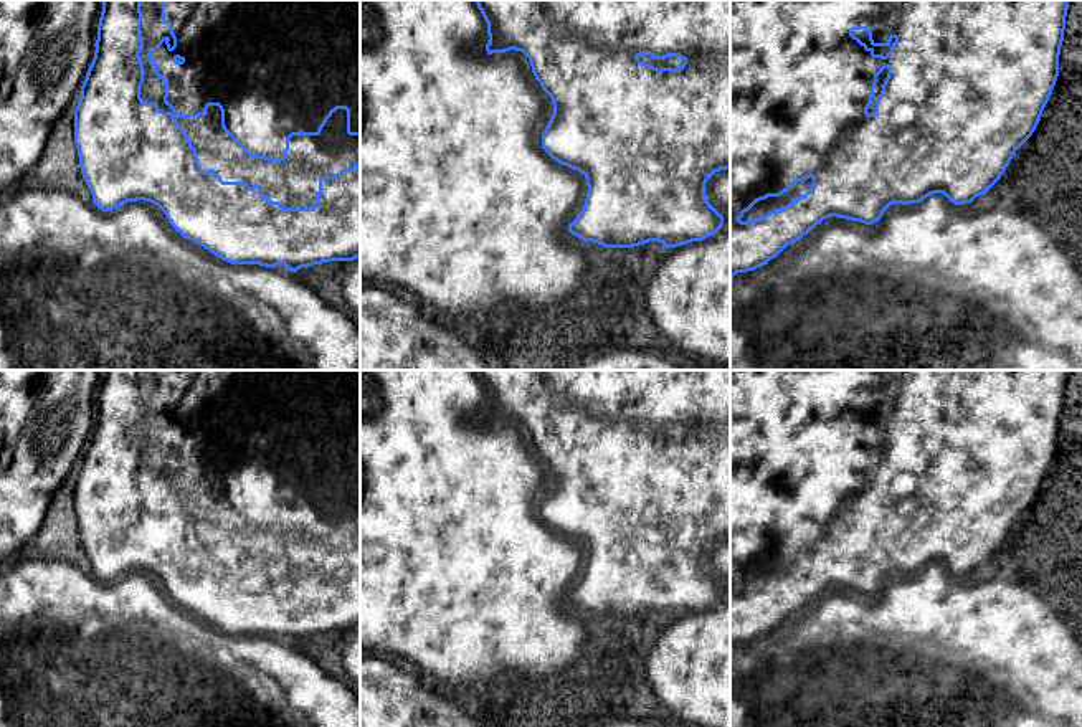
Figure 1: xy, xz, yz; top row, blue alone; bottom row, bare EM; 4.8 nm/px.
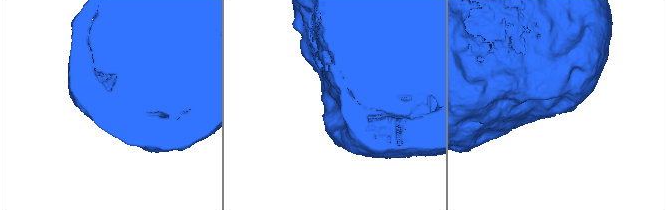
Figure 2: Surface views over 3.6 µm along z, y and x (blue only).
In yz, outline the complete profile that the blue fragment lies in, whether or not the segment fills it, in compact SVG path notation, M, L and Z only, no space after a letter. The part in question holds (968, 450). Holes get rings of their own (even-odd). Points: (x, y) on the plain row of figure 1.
M730 370L730 651L737 643L768 634L829 587L872 595L892 573L918 573L933 563L943 563L951 573L965 575L989 562L1016 520L1036 501L1052 464L1067 380L1067 370ZM854 400L866 400L872 416L854 406ZM885 438L887 448L876 479L869 484L877 446ZM809 547L813 554L804 565L762 588L740 590L757 572L780 567Z

